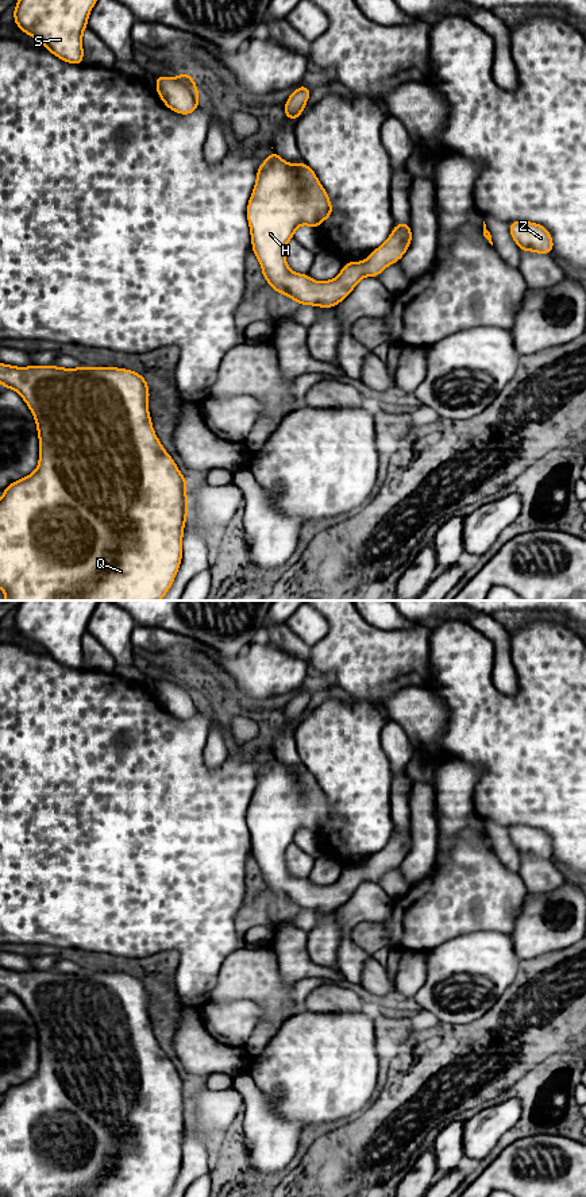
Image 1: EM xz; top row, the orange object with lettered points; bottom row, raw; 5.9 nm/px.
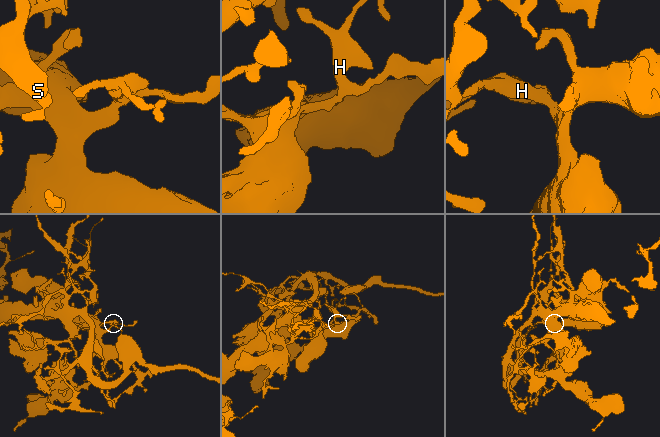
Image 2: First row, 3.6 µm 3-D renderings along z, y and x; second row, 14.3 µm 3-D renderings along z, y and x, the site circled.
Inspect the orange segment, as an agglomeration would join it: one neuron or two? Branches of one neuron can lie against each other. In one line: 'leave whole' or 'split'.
leave whole

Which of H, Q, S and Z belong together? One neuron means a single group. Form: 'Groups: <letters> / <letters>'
Groups: H Q S Z

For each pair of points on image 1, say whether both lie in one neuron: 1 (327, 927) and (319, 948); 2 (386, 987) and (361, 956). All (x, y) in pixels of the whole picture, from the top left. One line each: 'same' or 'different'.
1: same
2: different

